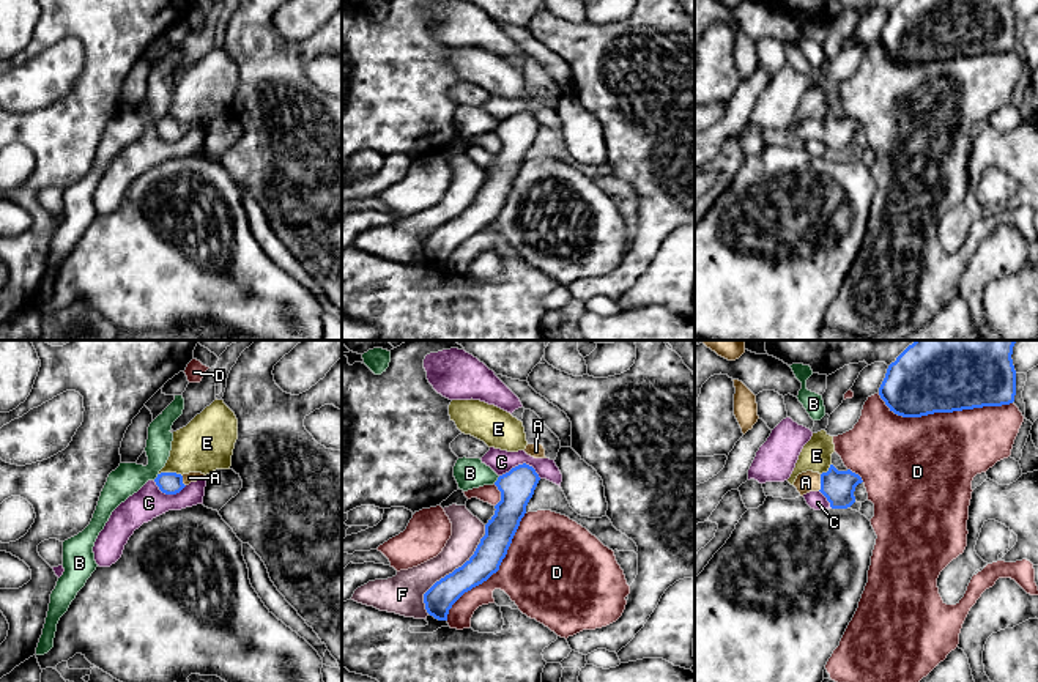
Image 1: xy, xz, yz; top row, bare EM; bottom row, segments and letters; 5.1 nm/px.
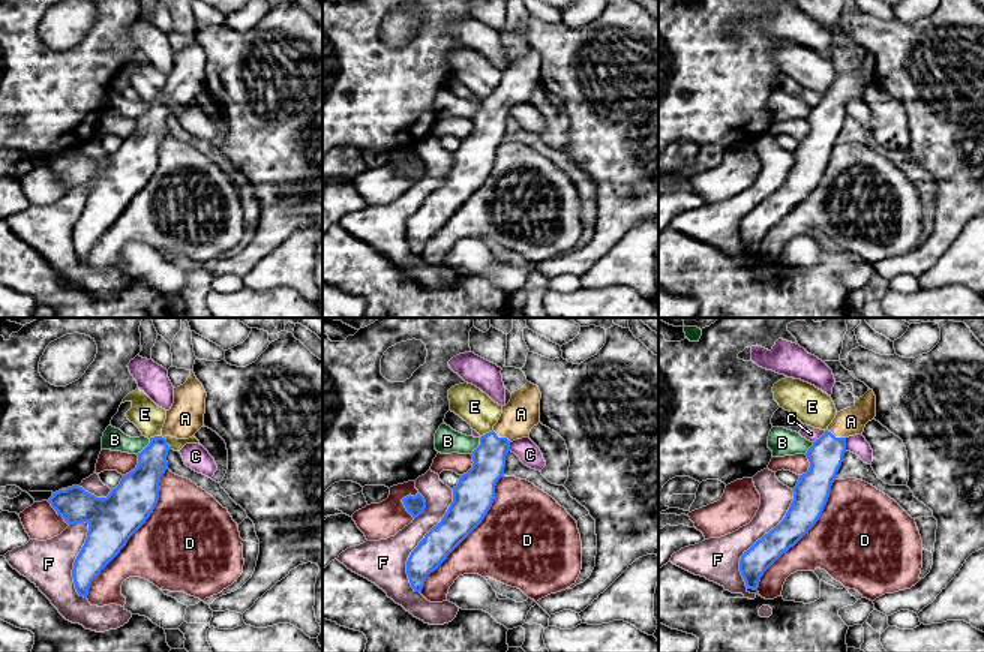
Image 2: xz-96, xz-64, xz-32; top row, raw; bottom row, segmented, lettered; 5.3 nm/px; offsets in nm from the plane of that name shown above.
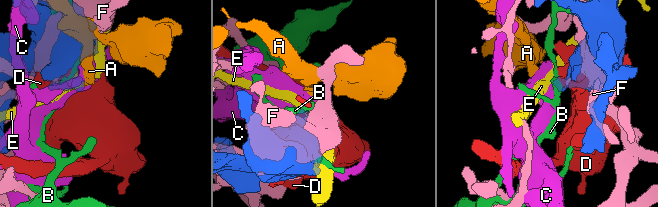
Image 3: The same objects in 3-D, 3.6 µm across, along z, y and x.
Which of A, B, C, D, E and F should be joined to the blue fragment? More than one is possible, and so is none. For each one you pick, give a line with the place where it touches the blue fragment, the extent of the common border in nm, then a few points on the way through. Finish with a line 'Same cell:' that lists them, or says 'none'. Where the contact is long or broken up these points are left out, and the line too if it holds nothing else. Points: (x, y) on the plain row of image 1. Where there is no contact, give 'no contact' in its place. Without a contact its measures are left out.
A: yz (821, 129) | 90 nm | across yz (838, 134), (821, 129), (805, 129)
Same cell: A

